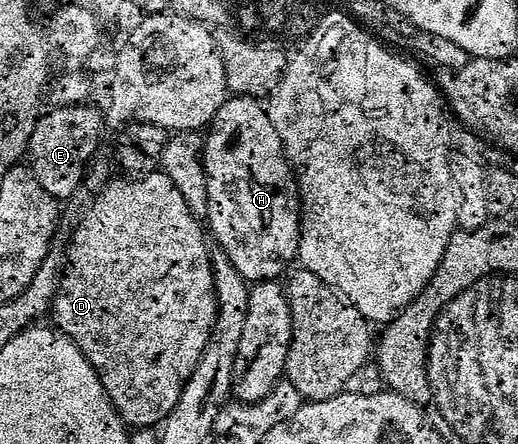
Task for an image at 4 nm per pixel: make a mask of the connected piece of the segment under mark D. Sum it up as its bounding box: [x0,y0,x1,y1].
[52,171,218,427]

